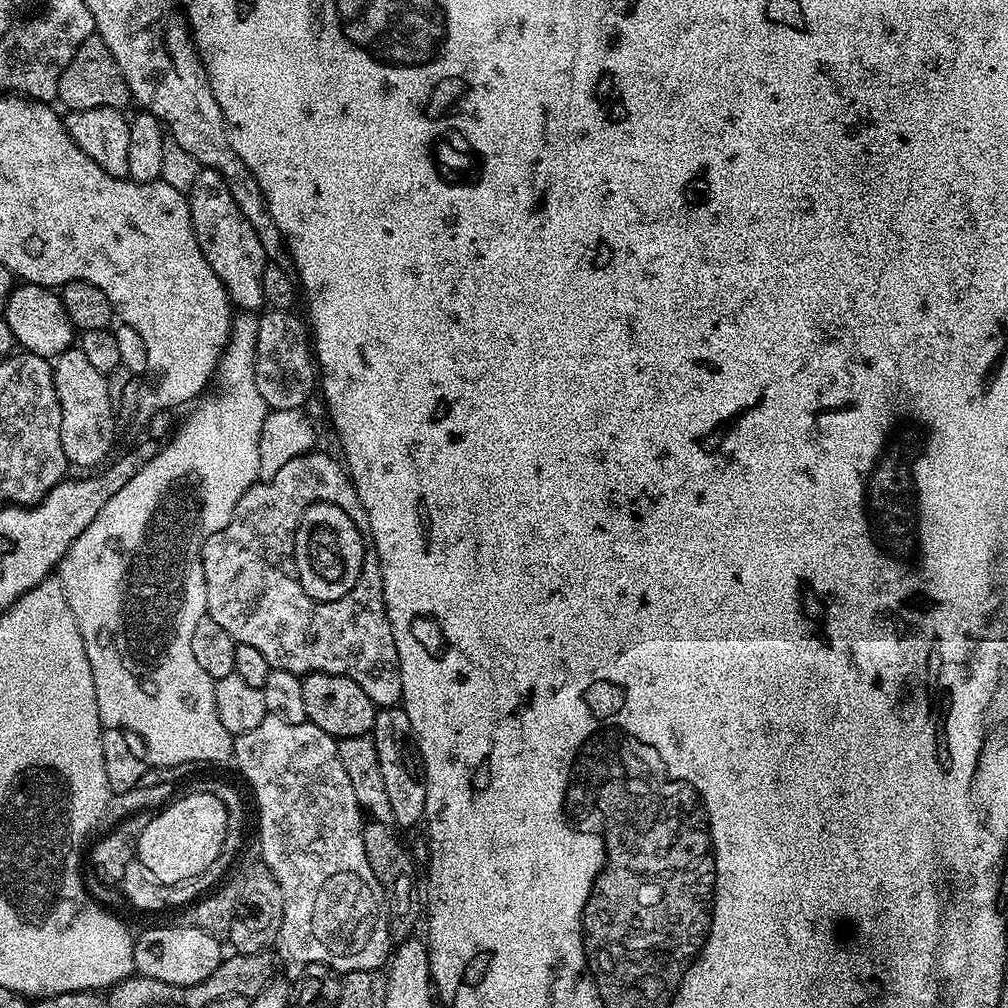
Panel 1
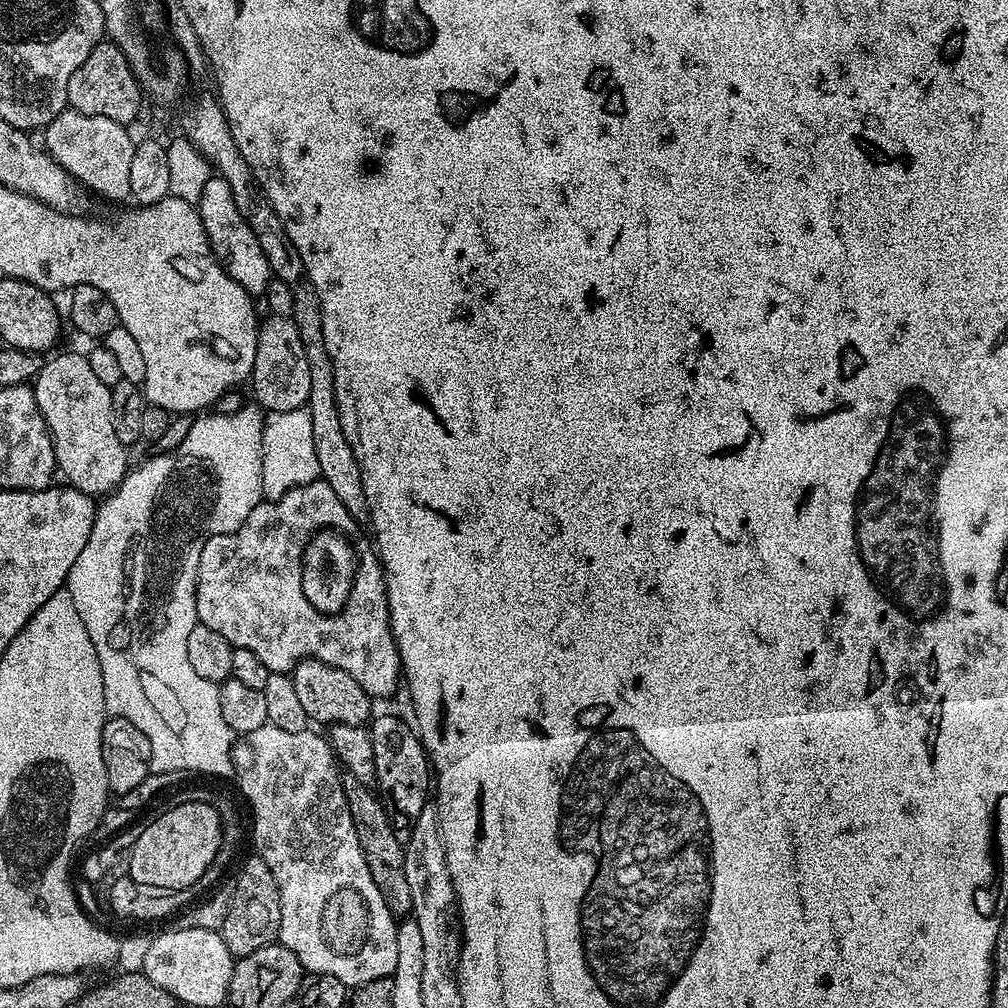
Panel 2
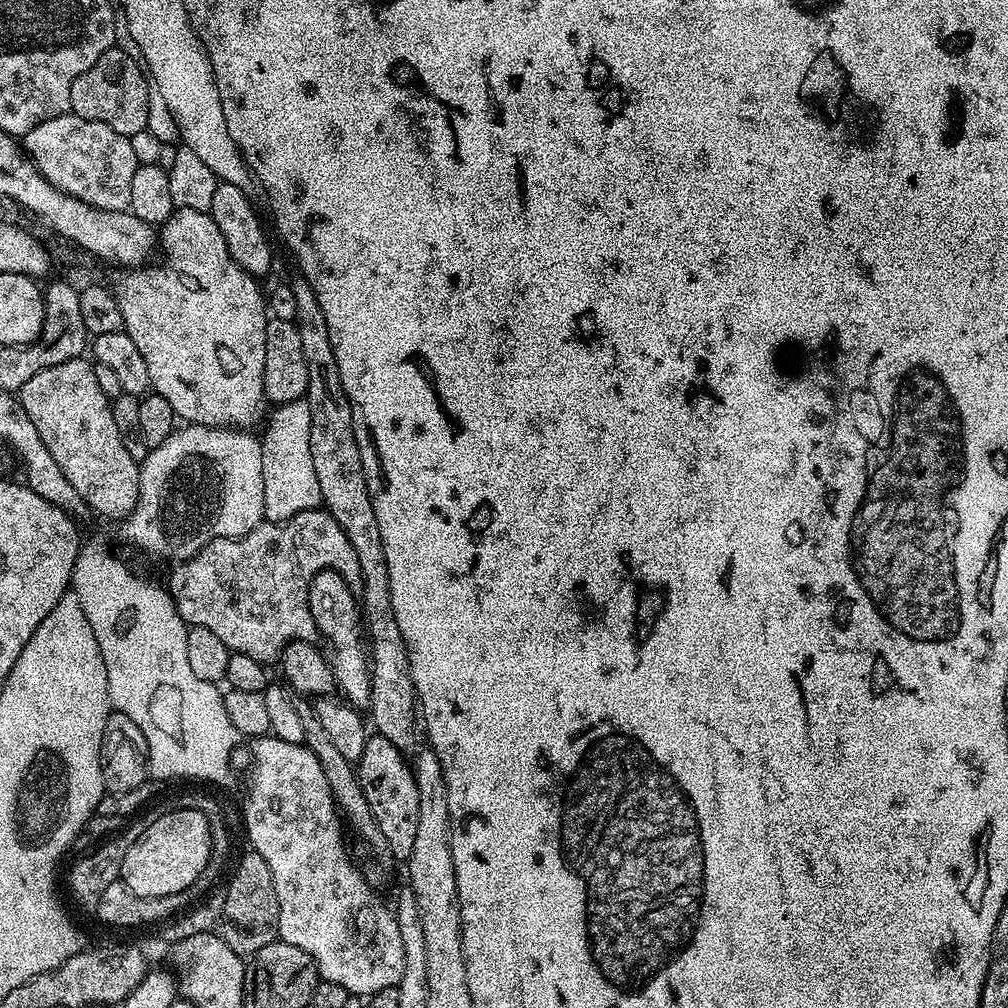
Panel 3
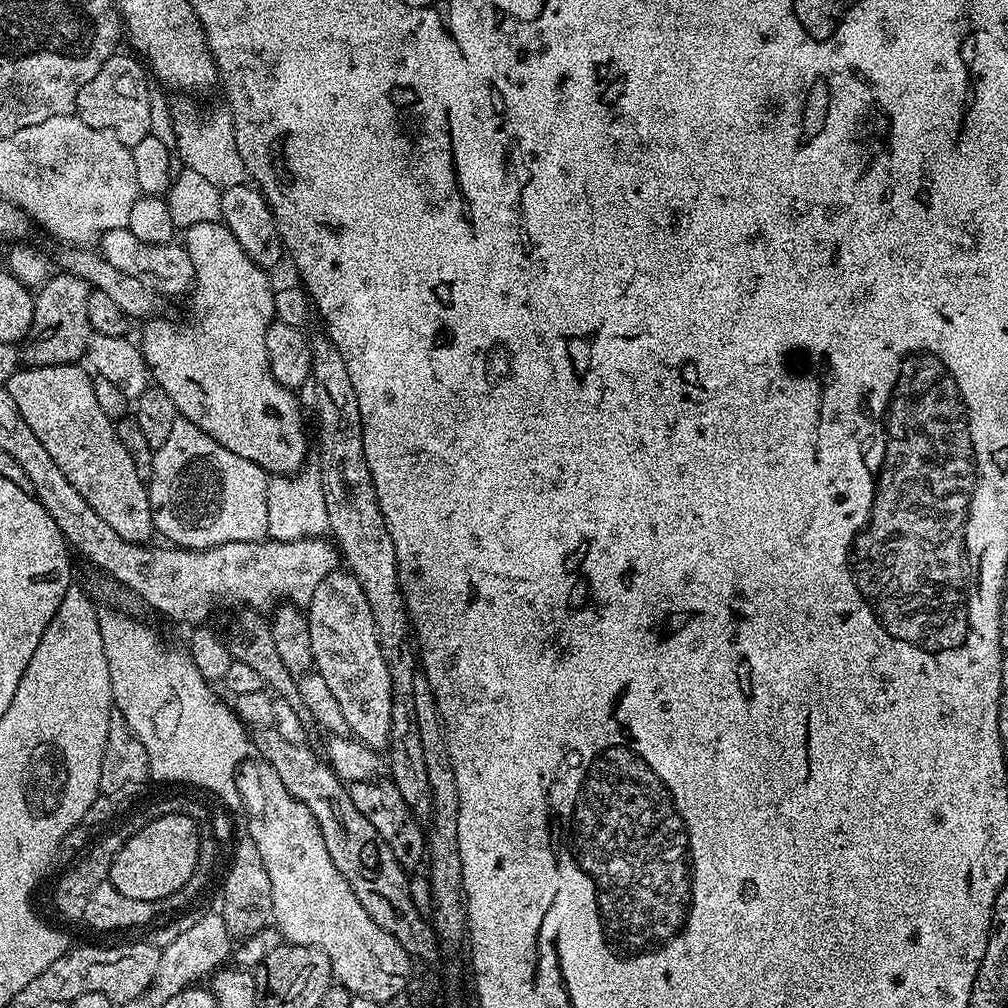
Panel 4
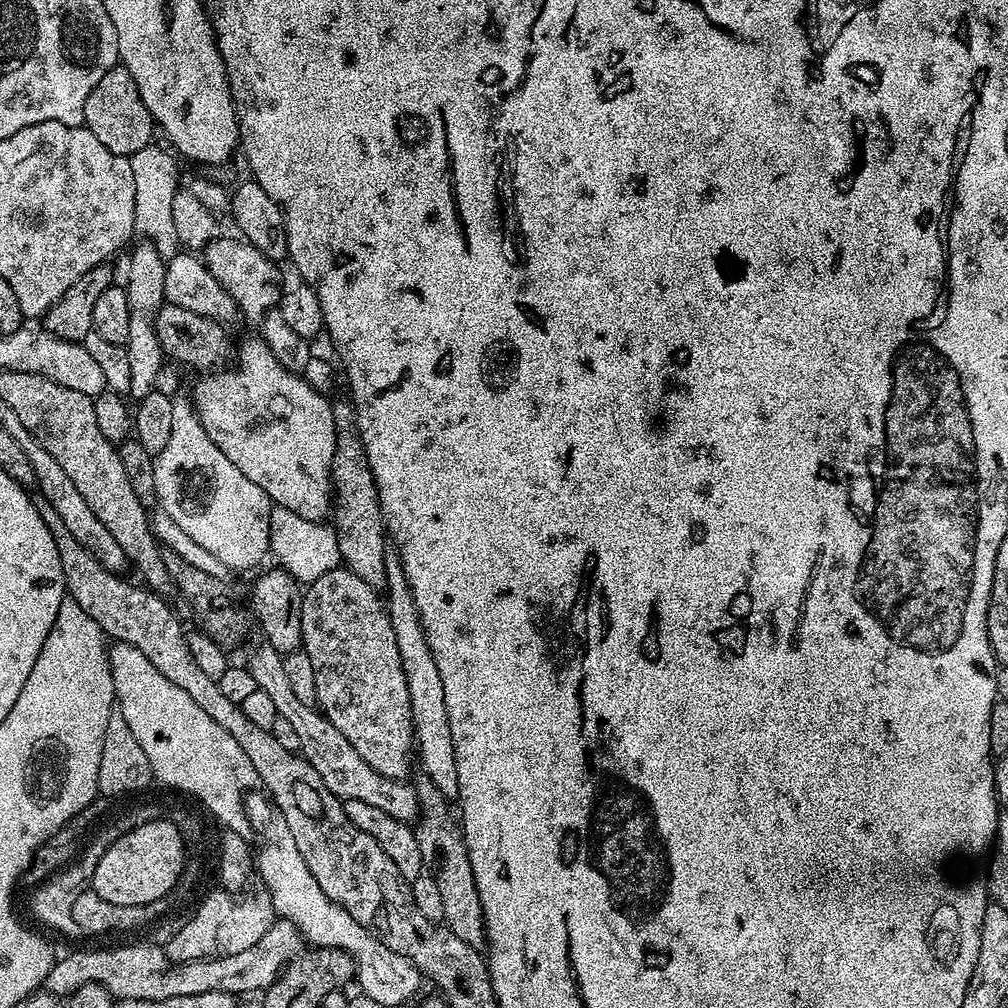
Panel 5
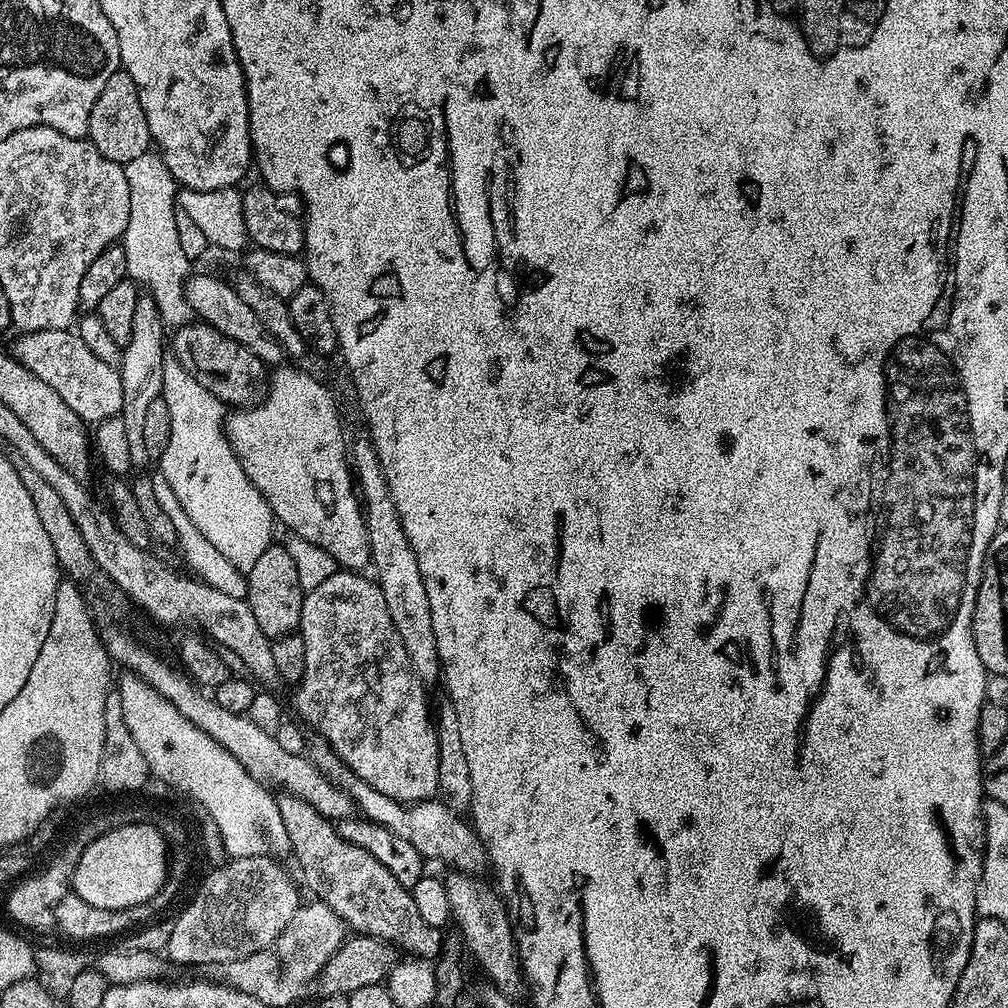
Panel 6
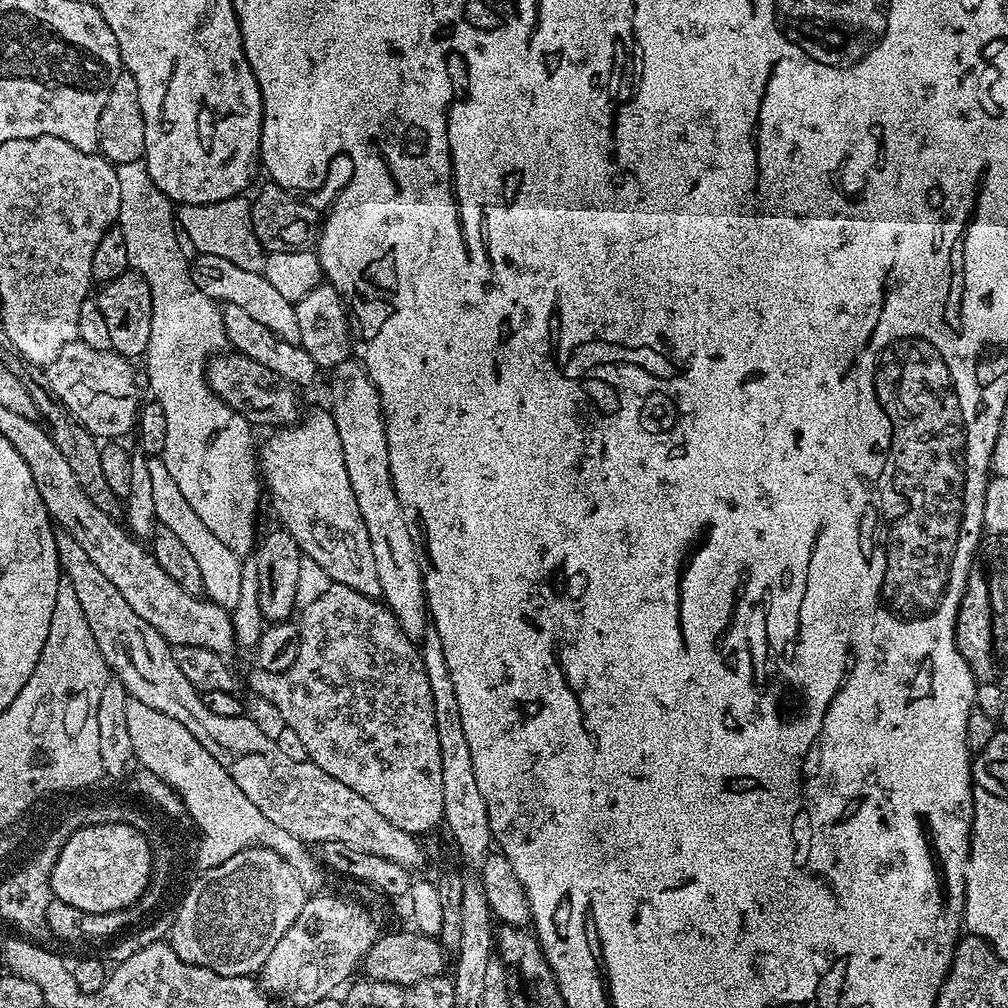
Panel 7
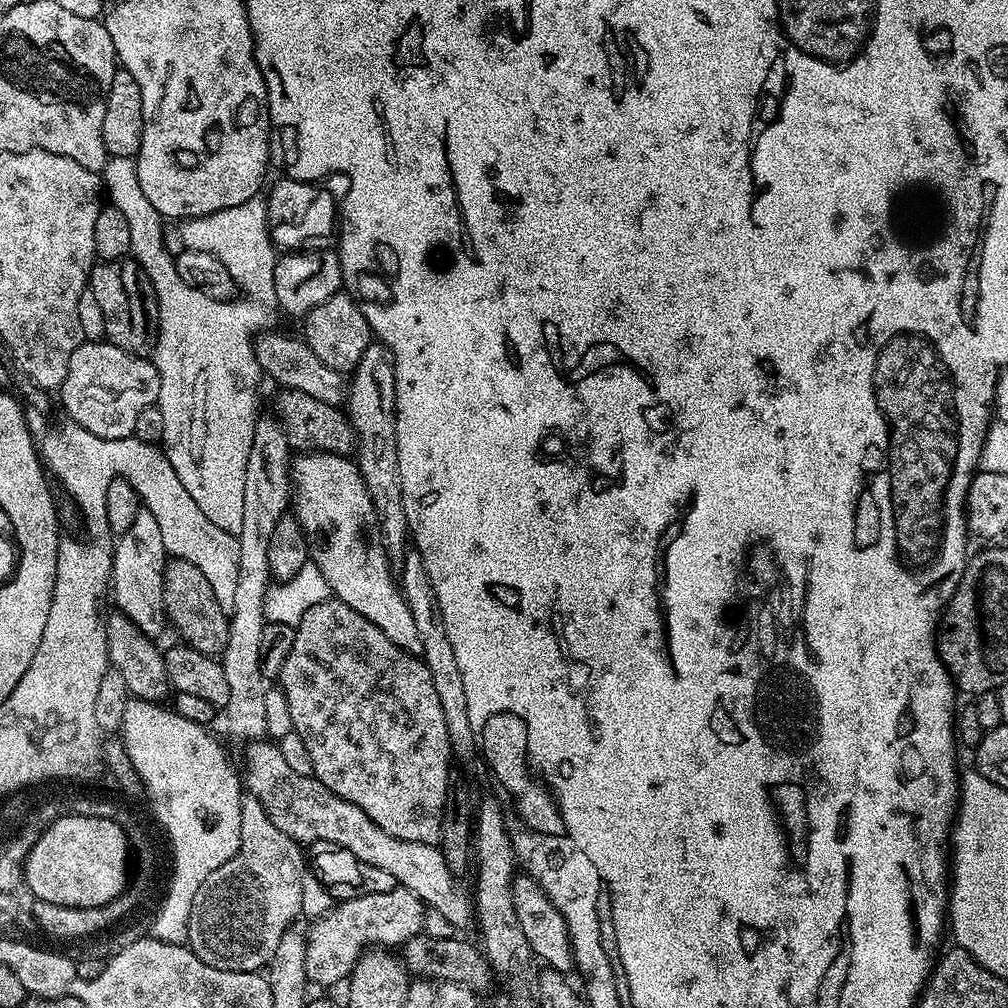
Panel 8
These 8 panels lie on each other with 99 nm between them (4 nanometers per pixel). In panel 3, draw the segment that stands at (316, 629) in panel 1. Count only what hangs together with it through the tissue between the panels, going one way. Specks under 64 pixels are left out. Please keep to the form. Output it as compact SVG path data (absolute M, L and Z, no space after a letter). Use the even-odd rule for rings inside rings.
M315 507L306 509L305 512L294 514L284 523L261 522L255 526L249 527L248 531L237 536L219 536L217 540L211 540L208 545L192 556L188 560L177 563L176 568L168 576L166 587L168 593L172 596L172 601L176 604L178 614L188 626L206 626L206 630L210 630L218 638L222 638L222 642L226 642L229 653L241 652L242 654L250 654L250 658L254 658L259 664L265 666L279 661L280 655L284 652L284 647L295 640L303 640L312 642L317 639L316 623L310 614L310 606L308 605L308 587L314 578L314 574L331 570L337 572L339 576L350 586L350 590L359 593L362 586L362 578L360 577L360 567L358 566L358 556L354 554L354 546L350 546L350 538L346 538L346 534L342 530L342 526L338 526L338 522L334 522L334 518L323 507Z

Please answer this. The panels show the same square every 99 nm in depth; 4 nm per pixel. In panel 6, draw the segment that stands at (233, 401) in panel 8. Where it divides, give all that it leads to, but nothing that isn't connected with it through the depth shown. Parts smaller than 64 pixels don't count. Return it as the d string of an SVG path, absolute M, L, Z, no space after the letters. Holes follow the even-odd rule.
M152 150L124 165L124 173L126 182L130 182L130 222L126 222L122 237L128 276L150 293L165 326L189 323L194 313L184 297L184 286L190 275L190 261L178 242L178 228L175 226L178 211L176 179L170 170L166 170L163 158ZM174 358L164 361L160 395L166 402L166 410L170 410L170 442L166 442L166 450L158 458L159 475L170 482L170 490L182 502L182 510L186 510L190 522L218 550L228 553L230 562L238 566L241 574L246 574L274 542L274 517L266 498L246 478L246 470L242 470L224 436L226 406L206 386L194 382Z

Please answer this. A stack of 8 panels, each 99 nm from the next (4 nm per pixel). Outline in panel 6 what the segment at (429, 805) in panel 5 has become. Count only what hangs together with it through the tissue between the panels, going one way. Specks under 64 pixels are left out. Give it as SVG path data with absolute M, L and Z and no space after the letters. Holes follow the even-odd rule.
M455 870L443 877L446 886L446 899L450 902L451 923L456 924L455 931L461 940L467 955L480 963L487 979L496 985L502 994L519 997L522 988L522 969L520 958L516 955L516 939L512 933L512 917L504 906L504 901L495 887L482 884L475 875Z

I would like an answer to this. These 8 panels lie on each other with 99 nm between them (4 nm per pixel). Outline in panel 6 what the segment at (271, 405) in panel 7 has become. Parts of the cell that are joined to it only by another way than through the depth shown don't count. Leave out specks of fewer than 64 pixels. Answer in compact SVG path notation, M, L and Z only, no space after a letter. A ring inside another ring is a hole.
M203 322L181 324L170 336L170 352L179 364L194 378L194 382L206 386L214 398L233 409L251 408L260 404L268 394L269 369L246 346L226 338L214 326Z

